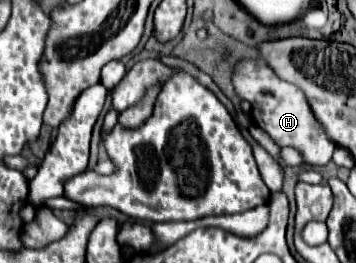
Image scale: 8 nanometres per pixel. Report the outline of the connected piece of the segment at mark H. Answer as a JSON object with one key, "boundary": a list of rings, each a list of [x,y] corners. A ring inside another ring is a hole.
{"boundary":[[[262,60],[240,62],[234,74],[234,88],[242,100],[248,100],[252,104],[254,124],[266,130],[276,144],[300,150],[304,162],[310,166],[324,166],[332,160],[336,144],[322,132],[306,102],[306,96],[294,84],[280,80]]]}

